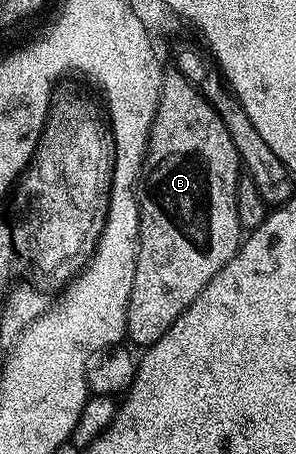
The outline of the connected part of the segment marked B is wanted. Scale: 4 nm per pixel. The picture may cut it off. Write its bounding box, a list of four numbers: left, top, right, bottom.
[127,71,242,346]

